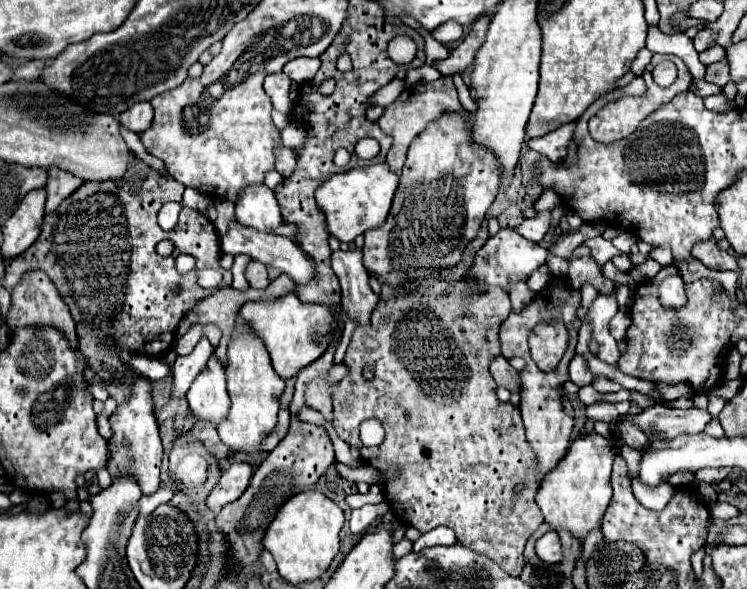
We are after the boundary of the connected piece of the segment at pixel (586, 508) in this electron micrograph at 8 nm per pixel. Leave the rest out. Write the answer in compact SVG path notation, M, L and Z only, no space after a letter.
M596 432L580 434L570 444L566 456L562 458L562 464L558 464L558 468L554 468L554 472L550 472L546 480L542 480L536 494L536 504L540 506L544 520L550 524L550 528L562 526L570 530L576 540L582 540L594 526L602 522L602 516L612 498L610 474L614 456L616 448L612 440L606 440Z

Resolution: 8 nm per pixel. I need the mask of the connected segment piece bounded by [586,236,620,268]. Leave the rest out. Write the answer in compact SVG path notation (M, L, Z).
M592 238L592 240L586 240L586 246L590 246L590 250L592 250L592 256L594 256L594 260L600 264L600 268L608 262L608 260L612 260L614 256L618 256L620 254L620 250L616 250L614 246L612 246L612 242L608 242L608 240L604 240L604 238Z

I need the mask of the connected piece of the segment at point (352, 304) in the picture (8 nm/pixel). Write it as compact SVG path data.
M352 248L332 252L332 270L342 286L342 304L346 304L346 314L356 318L360 326L366 326L374 304L378 304L378 296L368 284L368 272L362 264L362 250Z

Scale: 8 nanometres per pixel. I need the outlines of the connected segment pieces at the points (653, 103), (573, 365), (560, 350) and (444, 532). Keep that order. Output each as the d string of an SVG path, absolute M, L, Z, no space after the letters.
M654 54L654 56L652 56L652 66L654 66L654 64L660 64L660 62L664 62L664 60L670 60L670 62L674 62L674 64L678 66L678 78L676 78L676 82L674 82L672 86L668 86L668 88L663 88L654 82L651 72L644 72L642 78L647 87L646 96L625 96L616 101L612 101L610 104L606 104L606 106L590 120L590 124L588 124L588 126L590 126L590 134L592 134L592 138L594 138L596 142L616 142L616 140L622 140L622 138L630 136L630 134L638 128L638 124L640 124L650 112L654 112L654 110L660 108L662 104L670 102L676 94L688 90L688 86L690 86L690 82L692 82L692 76L690 76L686 64L684 64L680 58L674 58L674 56Z
M576 354L570 362L570 380L578 386L586 386L592 380L592 372L588 368L588 362L582 354Z
M548 320L546 324L534 328L528 344L536 366L550 372L558 366L568 348L568 328L562 320Z
M438 526L438 528L430 530L430 532L422 534L422 536L414 542L414 552L420 552L420 550L424 550L424 548L428 548L428 546L438 546L438 544L442 544L442 546L452 546L452 544L456 544L454 532L452 532L450 528L446 528L446 526Z

